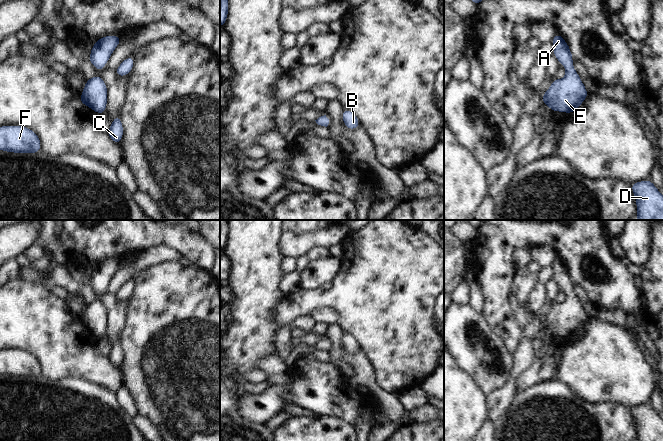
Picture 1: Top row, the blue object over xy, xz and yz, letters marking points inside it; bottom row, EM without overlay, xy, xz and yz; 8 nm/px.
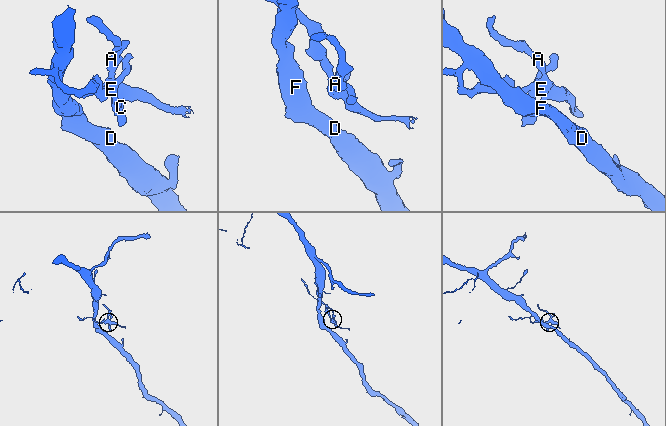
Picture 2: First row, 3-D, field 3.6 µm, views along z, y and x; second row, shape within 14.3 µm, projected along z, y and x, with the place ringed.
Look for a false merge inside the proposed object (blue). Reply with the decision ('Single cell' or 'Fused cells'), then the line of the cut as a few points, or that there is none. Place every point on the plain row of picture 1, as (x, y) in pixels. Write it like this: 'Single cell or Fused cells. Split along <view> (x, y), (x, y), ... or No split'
Single cell. No split

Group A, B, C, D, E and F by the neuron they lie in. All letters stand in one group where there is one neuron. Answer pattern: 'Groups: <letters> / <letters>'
Groups: A B C D E F

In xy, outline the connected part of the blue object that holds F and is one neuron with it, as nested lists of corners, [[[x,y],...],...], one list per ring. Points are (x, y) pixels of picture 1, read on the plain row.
[[[0,350],[0,374],[18,378],[35,378],[41,374],[41,365],[30,352]]]

